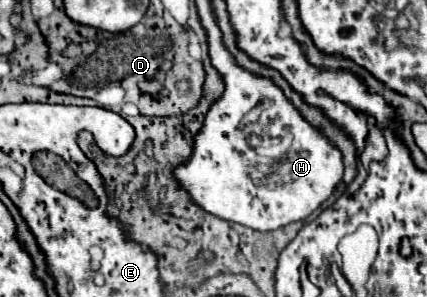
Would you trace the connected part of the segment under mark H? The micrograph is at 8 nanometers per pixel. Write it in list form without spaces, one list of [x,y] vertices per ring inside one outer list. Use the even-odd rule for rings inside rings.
[[[249,71],[249,109],[255,109],[263,99],[271,99],[273,103],[255,121],[247,121],[249,113],[233,113],[233,109],[209,109],[205,125],[195,137],[193,155],[185,165],[175,169],[175,177],[191,193],[191,199],[205,211],[257,231],[273,231],[309,217],[325,199],[331,197],[333,189],[343,177],[343,155],[317,127],[303,119],[299,109],[293,107],[293,103],[269,77],[253,75]]]

